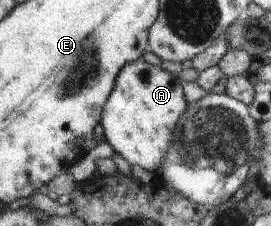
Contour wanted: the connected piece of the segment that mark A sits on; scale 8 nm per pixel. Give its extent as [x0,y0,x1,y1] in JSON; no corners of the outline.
[100,58,188,174]

